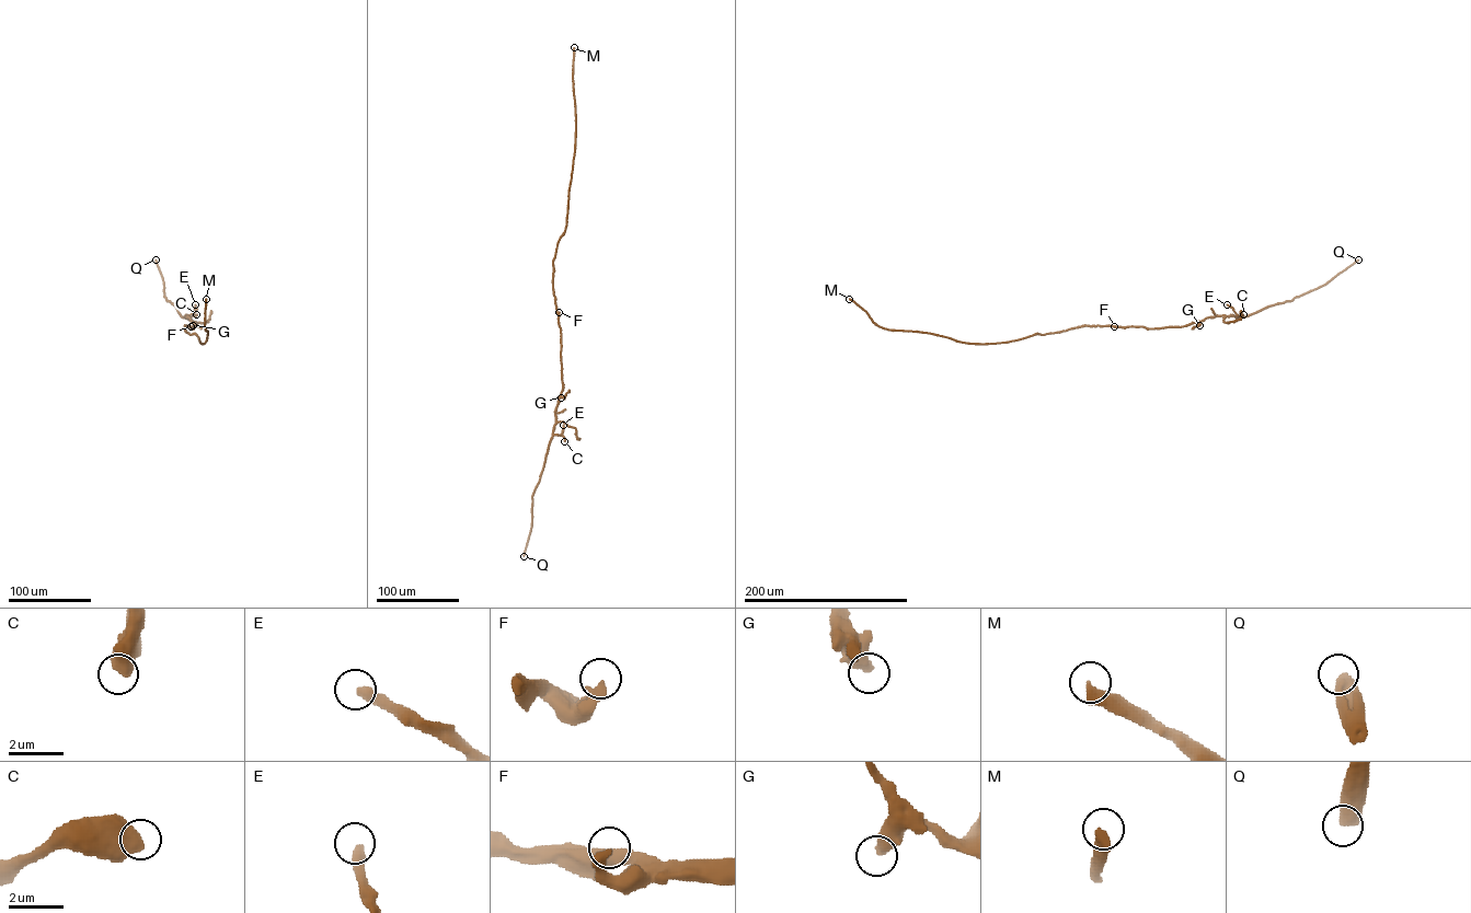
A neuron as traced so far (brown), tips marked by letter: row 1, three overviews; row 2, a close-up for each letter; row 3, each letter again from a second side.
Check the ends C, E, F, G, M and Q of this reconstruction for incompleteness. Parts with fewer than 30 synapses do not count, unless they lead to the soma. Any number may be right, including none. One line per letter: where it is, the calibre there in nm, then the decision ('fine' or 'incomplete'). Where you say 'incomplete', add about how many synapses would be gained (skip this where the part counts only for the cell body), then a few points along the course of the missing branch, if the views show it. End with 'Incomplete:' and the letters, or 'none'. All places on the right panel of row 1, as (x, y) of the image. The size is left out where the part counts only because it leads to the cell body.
C: (1243, 314) | 650 nm | fine
E: (1227, 304) | 380 nm | fine
F: (1114, 326) | 360 nm | fine
G: (1199, 325) | 500 nm | fine
M: (849, 299) | 440 nm | incomplete | 170 syn | (849, 299), (828, 276), (795, 255), (791, 242)
Q: (1358, 259) | 550 nm | fine
Incomplete: M

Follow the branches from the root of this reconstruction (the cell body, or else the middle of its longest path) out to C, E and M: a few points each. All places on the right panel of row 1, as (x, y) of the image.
C: (1107, 325), (1182, 326), (1209, 318), (1234, 315), (1237, 319), (1237, 315), (1243, 314)
E: (1107, 325), (1161, 328), (1184, 326), (1217, 315), (1237, 319), (1233, 309), (1227, 304)
M: (1107, 325), (1037, 333), (1004, 342), (967, 343), (929, 333), (884, 328), (849, 299)

